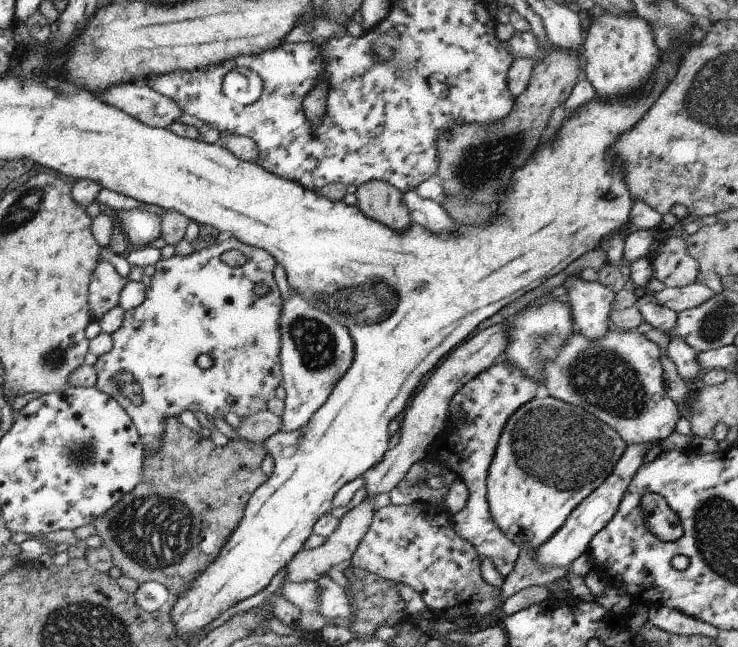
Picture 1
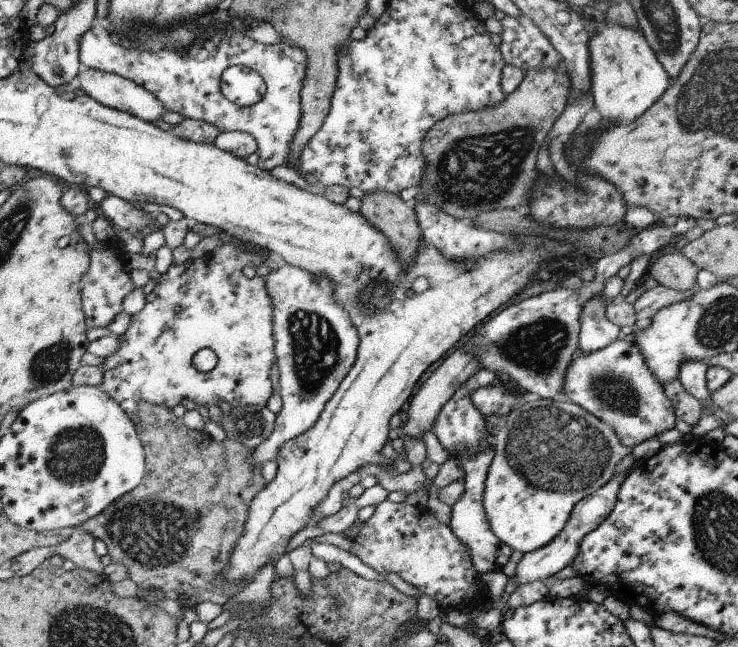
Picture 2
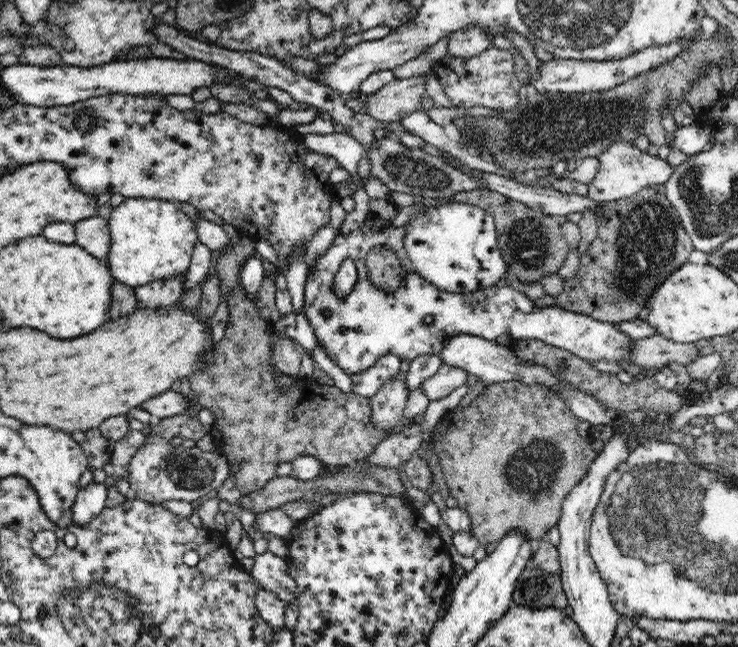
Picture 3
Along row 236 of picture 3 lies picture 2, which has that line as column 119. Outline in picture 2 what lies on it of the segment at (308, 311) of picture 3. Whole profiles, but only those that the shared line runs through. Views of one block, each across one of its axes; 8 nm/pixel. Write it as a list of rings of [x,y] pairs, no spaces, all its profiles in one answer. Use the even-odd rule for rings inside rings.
[[[223,243],[217,246],[214,252],[205,253],[201,257],[187,259],[180,264],[171,263],[167,270],[160,274],[156,280],[154,288],[145,295],[146,301],[143,308],[138,313],[132,314],[129,317],[129,324],[125,332],[121,336],[116,337],[117,348],[109,356],[101,360],[100,368],[102,370],[102,379],[99,388],[106,392],[120,407],[121,410],[130,418],[131,422],[137,422],[138,405],[140,402],[172,409],[174,406],[181,405],[181,400],[195,400],[212,403],[214,405],[219,402],[227,402],[234,409],[235,407],[242,407],[245,405],[253,405],[256,407],[265,407],[267,398],[271,395],[271,382],[269,381],[269,369],[273,360],[276,359],[274,355],[274,344],[272,337],[272,304],[271,297],[266,291],[266,284],[264,277],[255,275],[252,278],[246,278],[242,273],[243,266],[255,266],[257,262],[264,261],[270,252],[260,253],[259,251],[252,251],[251,249],[240,249],[234,247],[233,243]],[[201,349],[209,349],[216,356],[215,366],[206,373],[197,372],[197,369],[192,368],[192,355]]]

